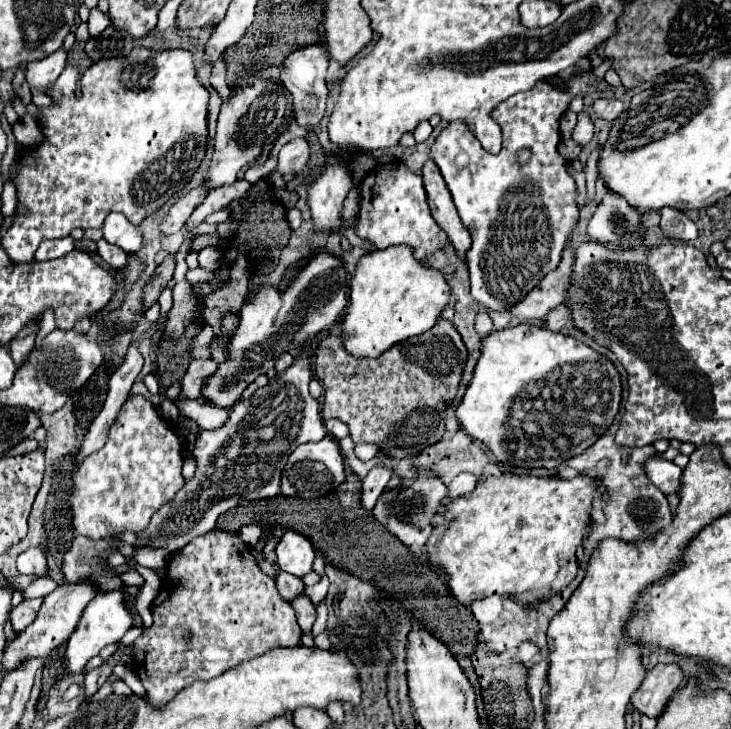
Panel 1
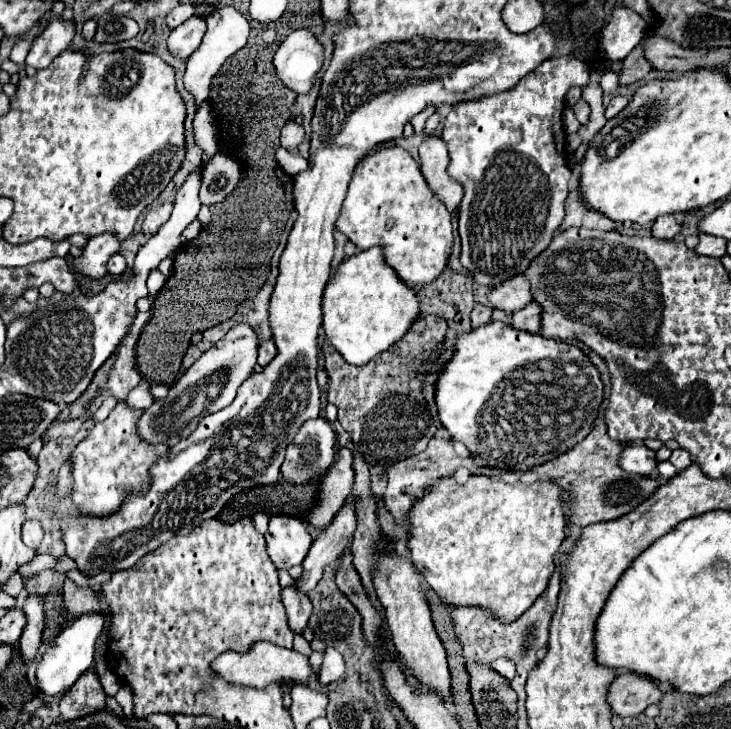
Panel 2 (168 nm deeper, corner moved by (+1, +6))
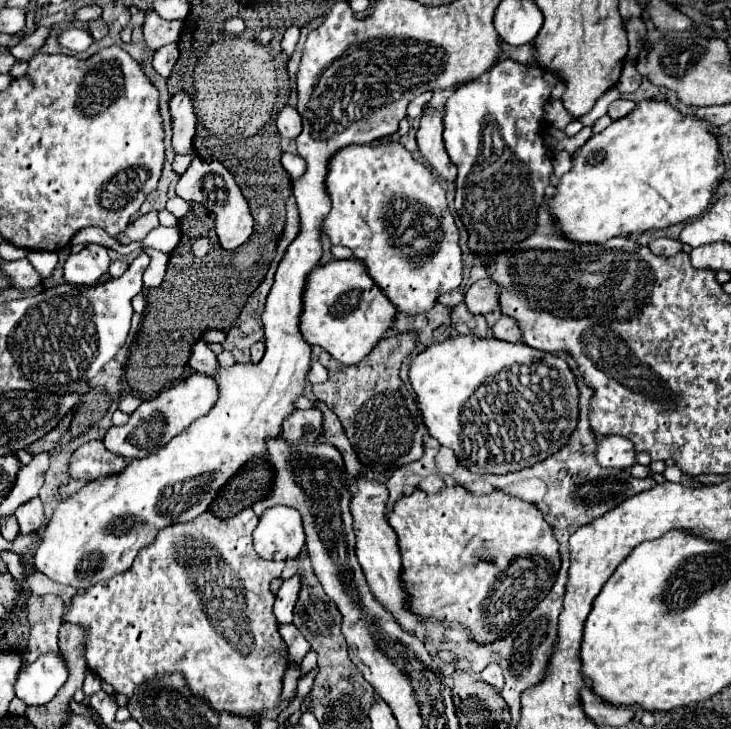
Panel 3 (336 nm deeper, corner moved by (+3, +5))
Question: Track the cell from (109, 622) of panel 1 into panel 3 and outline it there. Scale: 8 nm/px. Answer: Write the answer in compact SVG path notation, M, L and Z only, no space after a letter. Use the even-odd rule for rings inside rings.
M58 653L40 655L34 663L20 669L14 691L26 705L46 705L68 679L66 663Z

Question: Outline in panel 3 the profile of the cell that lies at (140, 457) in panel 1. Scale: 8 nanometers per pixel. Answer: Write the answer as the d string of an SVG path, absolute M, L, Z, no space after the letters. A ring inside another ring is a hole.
M90 441L86 445L82 445L70 461L70 475L78 481L94 481L100 475L110 475L110 473L118 473L128 465L128 461L124 457L116 457L112 455L104 443L98 441Z

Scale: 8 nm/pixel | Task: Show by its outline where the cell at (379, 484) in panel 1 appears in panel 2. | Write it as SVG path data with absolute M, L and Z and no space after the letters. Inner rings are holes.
M350 496L340 512L334 516L332 524L314 536L314 544L302 564L304 574L298 580L298 586L304 592L310 592L318 584L324 566L334 564L350 546L356 530L356 502L358 498Z

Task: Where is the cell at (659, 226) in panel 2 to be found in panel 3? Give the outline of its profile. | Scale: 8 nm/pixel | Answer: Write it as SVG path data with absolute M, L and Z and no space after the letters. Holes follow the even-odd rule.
M660 237L660 239L654 239L648 245L648 249L654 255L676 255L678 251L682 251L682 243L676 239L670 239L670 237Z

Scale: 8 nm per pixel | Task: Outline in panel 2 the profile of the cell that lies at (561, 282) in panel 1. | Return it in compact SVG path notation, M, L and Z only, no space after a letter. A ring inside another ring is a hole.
M524 274L514 276L512 280L506 280L504 284L492 288L488 298L494 308L500 308L504 312L518 312L532 302L532 286Z

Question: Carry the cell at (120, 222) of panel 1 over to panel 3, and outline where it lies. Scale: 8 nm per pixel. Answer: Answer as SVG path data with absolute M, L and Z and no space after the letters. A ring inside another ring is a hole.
M88 245L64 263L64 279L72 285L92 287L108 271L110 257L102 245Z

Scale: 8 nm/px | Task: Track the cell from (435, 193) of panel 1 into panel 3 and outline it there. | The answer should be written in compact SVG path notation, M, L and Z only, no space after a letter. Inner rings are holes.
M430 103L424 105L424 113L420 119L420 129L418 129L418 149L422 153L424 163L434 169L440 179L444 181L456 181L456 165L450 161L444 141L442 141L442 113L432 109Z

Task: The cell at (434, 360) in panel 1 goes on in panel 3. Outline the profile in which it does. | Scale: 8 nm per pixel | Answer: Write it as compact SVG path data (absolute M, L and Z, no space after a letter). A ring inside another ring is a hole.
M388 331L384 341L380 341L358 365L338 365L326 351L320 353L320 363L328 369L328 381L312 385L312 393L336 413L360 463L372 473L386 473L388 469L398 469L422 457L426 425L422 423L414 397L404 389L398 375L402 359L408 357L412 349L412 333Z

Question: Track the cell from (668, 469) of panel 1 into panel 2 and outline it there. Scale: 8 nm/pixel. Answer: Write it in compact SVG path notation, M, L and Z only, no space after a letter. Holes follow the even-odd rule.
M630 442L630 444L624 446L624 452L620 456L620 466L626 472L648 476L658 466L656 452L650 450L650 448L646 448L642 442Z

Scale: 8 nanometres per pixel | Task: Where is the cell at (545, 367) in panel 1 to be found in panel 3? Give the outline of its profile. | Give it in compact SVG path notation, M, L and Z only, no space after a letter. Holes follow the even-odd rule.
M450 337L438 345L430 345L428 349L424 349L422 353L418 353L412 361L410 361L410 371L408 371L408 377L410 377L410 385L416 393L416 401L418 401L418 409L422 413L422 421L426 423L426 429L428 429L428 435L434 437L442 447L448 447L454 451L454 455L458 457L458 461L472 473L476 475L484 475L484 473L498 473L498 475L504 475L504 473L512 473L512 471L520 471L524 467L530 467L530 465L536 465L538 461L544 461L548 459L550 455L554 455L570 437L570 433L574 431L574 425L578 423L578 389L576 389L576 379L570 371L570 367L566 365L564 359L556 357L556 355L550 355L550 353L544 353L544 351L538 351L538 349L532 349L524 343L506 343L506 341L498 341L494 337L486 337L486 339L480 339L480 337Z

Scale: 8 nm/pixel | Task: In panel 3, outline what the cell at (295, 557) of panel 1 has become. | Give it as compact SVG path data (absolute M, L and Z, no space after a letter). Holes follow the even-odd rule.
M274 505L262 513L254 529L254 549L272 561L296 561L304 547L302 519L296 509Z

